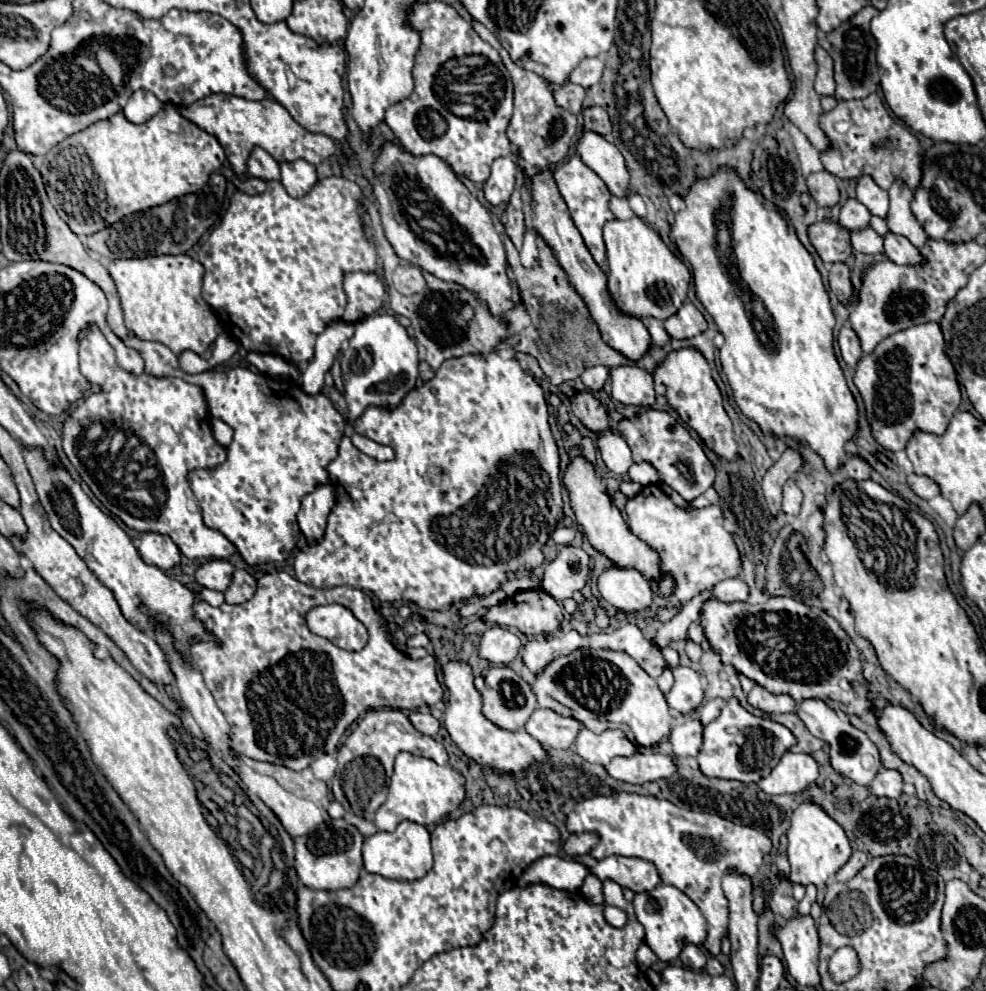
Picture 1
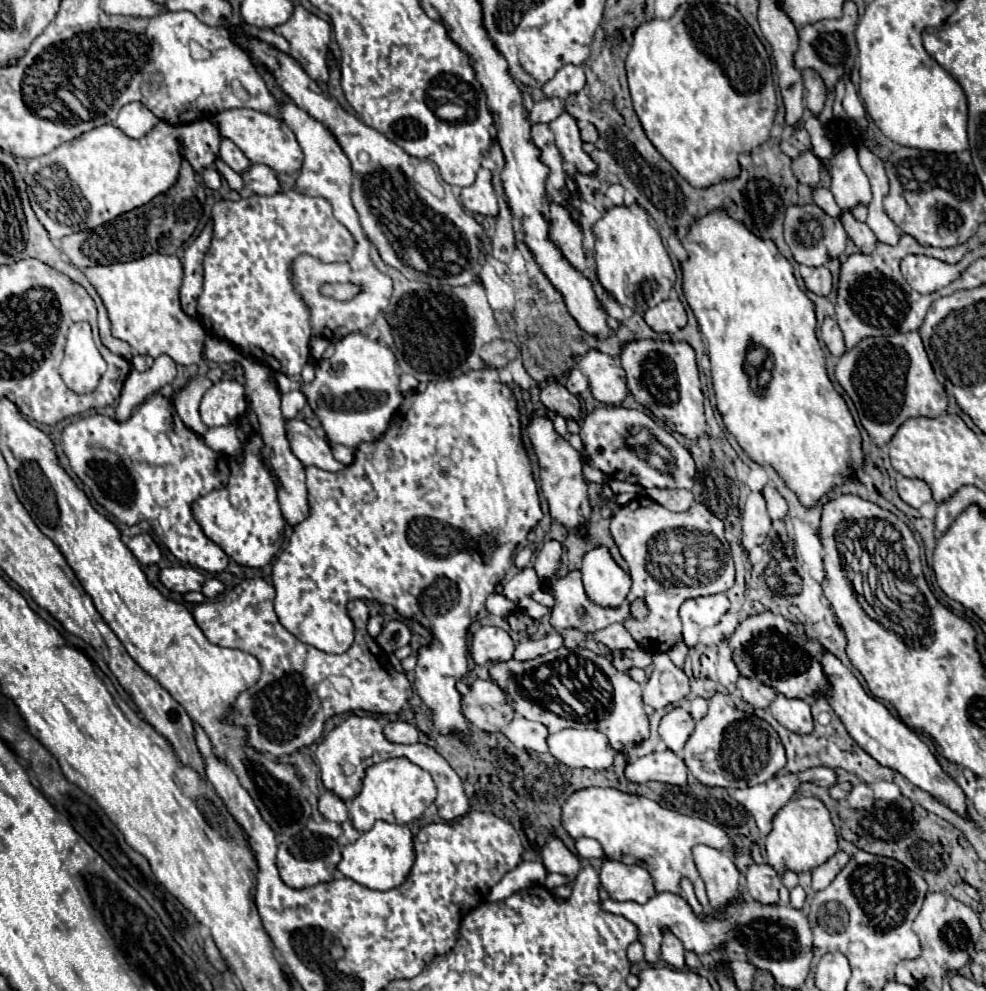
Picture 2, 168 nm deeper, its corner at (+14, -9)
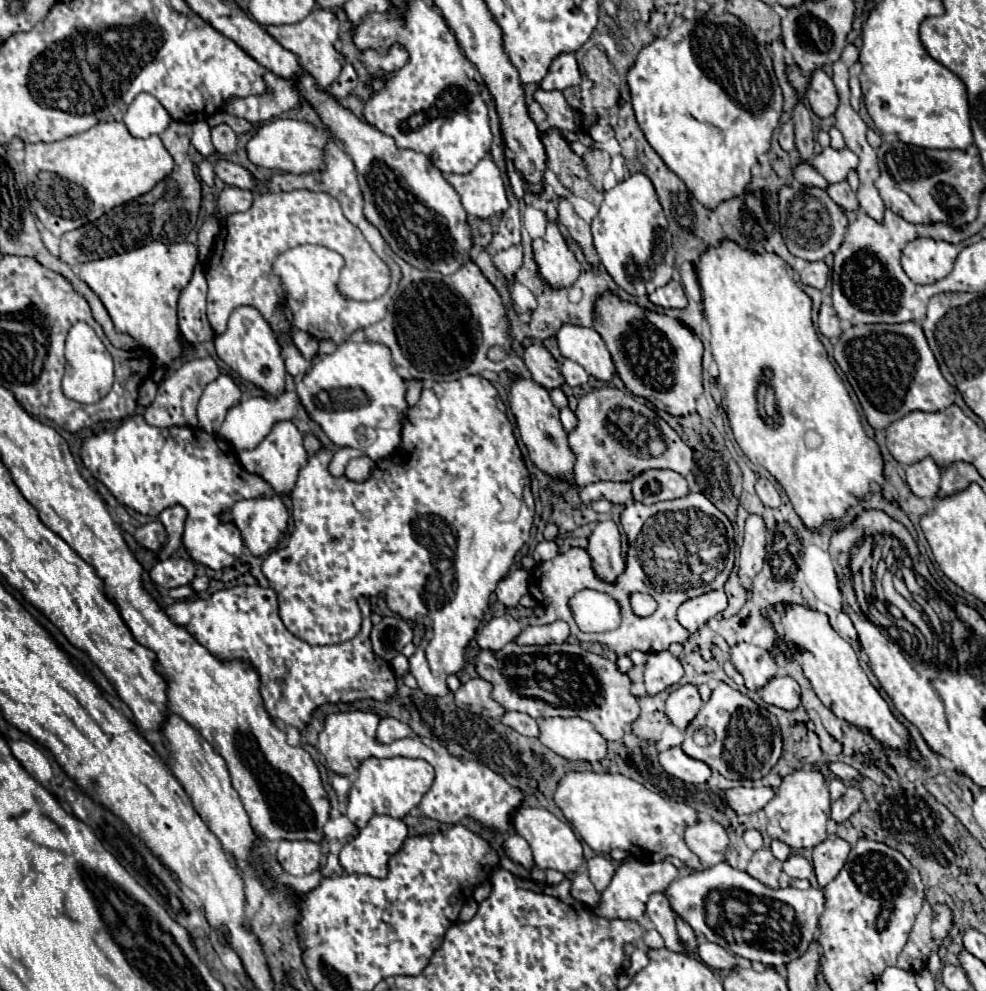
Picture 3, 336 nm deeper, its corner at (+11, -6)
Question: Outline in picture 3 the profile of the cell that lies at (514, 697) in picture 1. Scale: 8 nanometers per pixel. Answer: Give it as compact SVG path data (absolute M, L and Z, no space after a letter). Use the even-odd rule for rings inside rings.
M471 678L461 684L455 692L455 704L485 718L501 718L505 714L505 708L491 698L491 684L483 678Z

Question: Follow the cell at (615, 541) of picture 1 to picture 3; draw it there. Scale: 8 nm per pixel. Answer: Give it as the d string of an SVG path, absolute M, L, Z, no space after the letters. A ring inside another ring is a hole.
M511 374L511 390L509 390L509 406L517 420L517 428L523 444L529 450L529 458L539 466L549 478L569 478L573 472L573 452L567 446L567 432L559 420L559 408L549 398L549 392L527 378Z

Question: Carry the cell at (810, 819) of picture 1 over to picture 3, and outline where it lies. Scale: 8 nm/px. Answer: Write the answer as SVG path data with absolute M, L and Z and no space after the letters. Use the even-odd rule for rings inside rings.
M811 766L799 768L783 776L781 786L775 796L763 808L767 814L767 832L771 838L779 838L789 844L793 850L813 848L827 838L827 820L829 820L829 790L823 774Z

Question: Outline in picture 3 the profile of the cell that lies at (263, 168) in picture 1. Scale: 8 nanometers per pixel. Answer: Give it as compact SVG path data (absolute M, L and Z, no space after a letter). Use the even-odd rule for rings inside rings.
M227 124L211 128L211 142L219 154L231 154L237 148L237 134Z

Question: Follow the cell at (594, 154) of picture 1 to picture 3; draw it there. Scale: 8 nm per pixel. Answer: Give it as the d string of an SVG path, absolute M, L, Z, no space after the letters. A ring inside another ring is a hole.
M537 88L533 92L533 98L545 110L549 126L553 126L557 130L573 130L573 132L579 130L577 124L575 124L575 114L573 114L573 110L569 108L569 104L565 102L565 98L559 90L547 92L547 90Z

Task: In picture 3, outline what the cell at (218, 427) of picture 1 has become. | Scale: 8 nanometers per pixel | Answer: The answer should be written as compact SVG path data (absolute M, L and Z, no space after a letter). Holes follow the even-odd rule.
M285 392L275 400L267 400L263 396L253 396L253 398L241 400L237 406L233 406L227 412L225 422L223 422L221 430L219 430L219 436L225 438L235 450L253 450L271 432L271 428L277 422L293 418L295 406L297 406L297 394L295 392Z

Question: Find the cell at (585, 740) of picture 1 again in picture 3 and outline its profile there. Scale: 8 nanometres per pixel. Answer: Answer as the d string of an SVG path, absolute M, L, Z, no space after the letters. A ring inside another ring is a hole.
M539 718L539 742L567 760L599 762L607 756L607 740L583 718Z

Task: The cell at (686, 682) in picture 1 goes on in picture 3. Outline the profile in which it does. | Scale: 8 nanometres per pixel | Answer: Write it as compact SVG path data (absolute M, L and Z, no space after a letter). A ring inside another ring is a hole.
M667 650L649 654L649 660L645 664L645 686L647 694L657 694L673 684L677 684L683 676L681 662Z

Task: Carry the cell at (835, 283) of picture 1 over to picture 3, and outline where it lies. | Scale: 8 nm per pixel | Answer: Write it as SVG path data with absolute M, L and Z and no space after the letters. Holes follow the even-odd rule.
M809 262L805 266L805 270L801 272L801 282L807 284L807 286L813 286L813 288L819 288L823 290L825 288L825 282L827 282L827 264L825 262Z

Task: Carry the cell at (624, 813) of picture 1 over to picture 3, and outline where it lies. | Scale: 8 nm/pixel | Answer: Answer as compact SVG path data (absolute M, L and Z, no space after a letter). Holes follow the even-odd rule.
M567 772L553 794L555 804L571 822L583 842L597 854L607 854L613 848L629 850L639 862L661 862L665 856L677 856L691 870L701 870L699 858L683 840L685 826L697 822L697 812L687 804L667 800L643 784L621 774L597 772Z

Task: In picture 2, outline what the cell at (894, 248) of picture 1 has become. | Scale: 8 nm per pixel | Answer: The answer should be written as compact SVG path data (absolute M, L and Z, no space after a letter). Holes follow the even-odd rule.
M844 211L842 223L844 223L844 229L846 229L848 237L854 241L854 245L856 245L862 253L870 255L870 253L876 249L876 245L878 245L876 235L872 233L872 229L870 229L866 223L858 223L858 221L852 217L852 211Z

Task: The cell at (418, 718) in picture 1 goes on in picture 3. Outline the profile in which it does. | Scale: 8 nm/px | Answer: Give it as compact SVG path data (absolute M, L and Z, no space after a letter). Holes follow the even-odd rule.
M383 718L379 722L379 728L377 728L375 736L377 736L377 742L391 744L391 742L395 742L399 738L407 738L411 734L413 734L413 730L409 730L409 726L405 726L403 722L399 722L395 718Z

